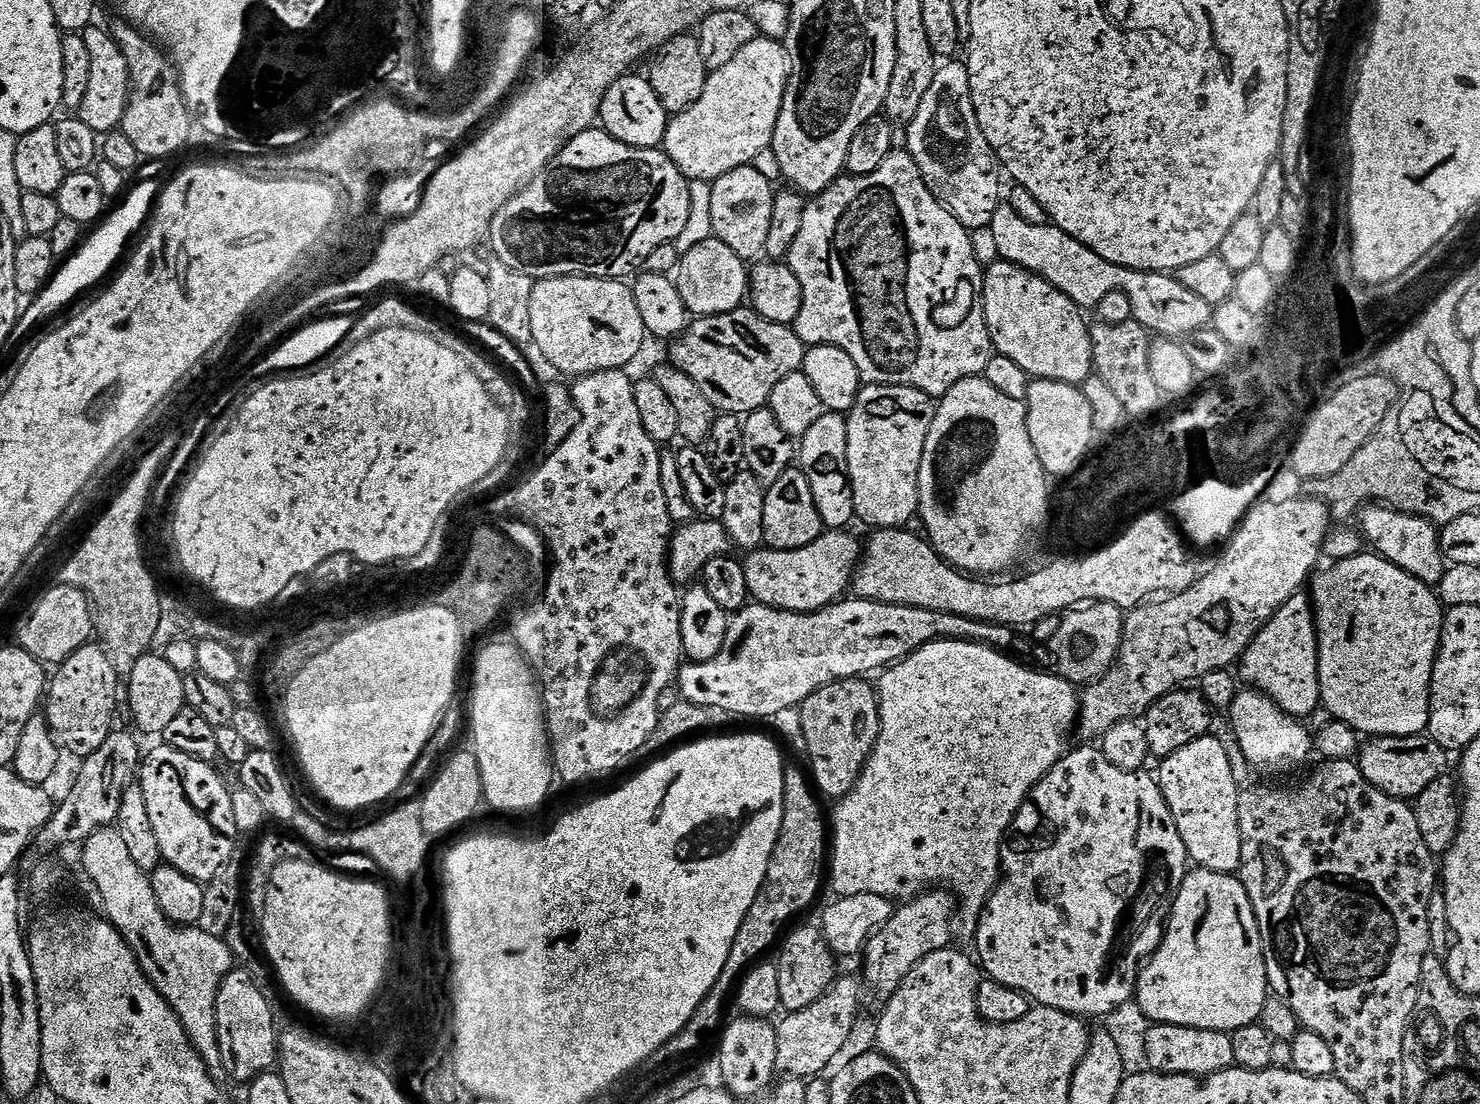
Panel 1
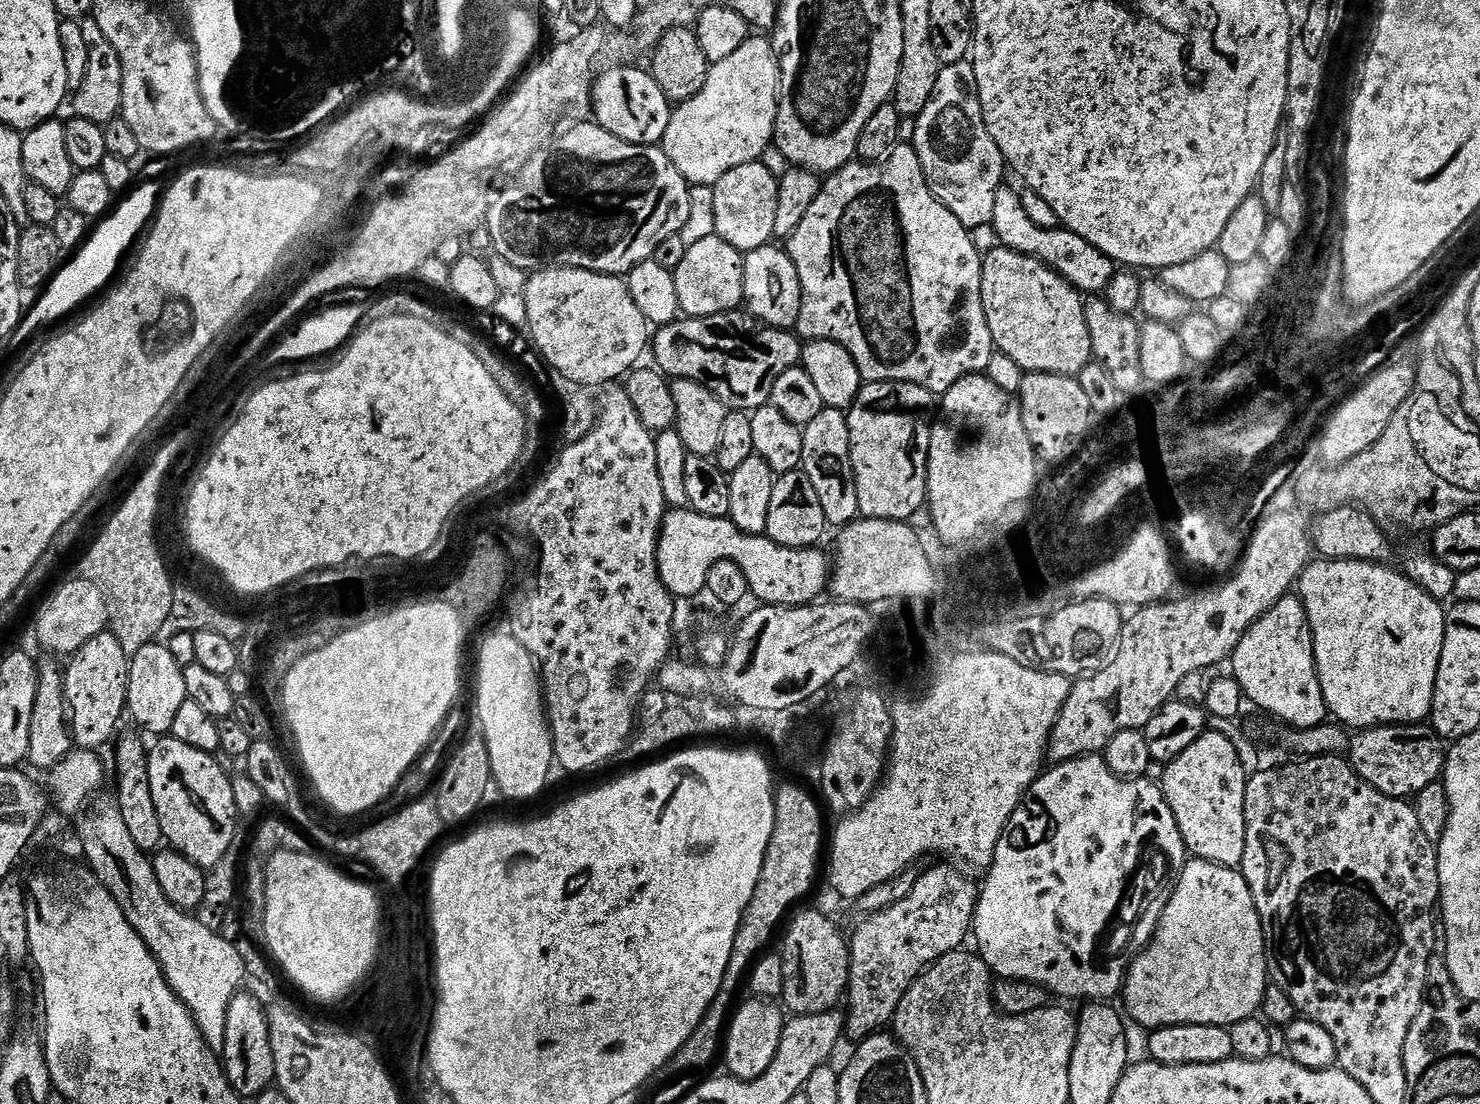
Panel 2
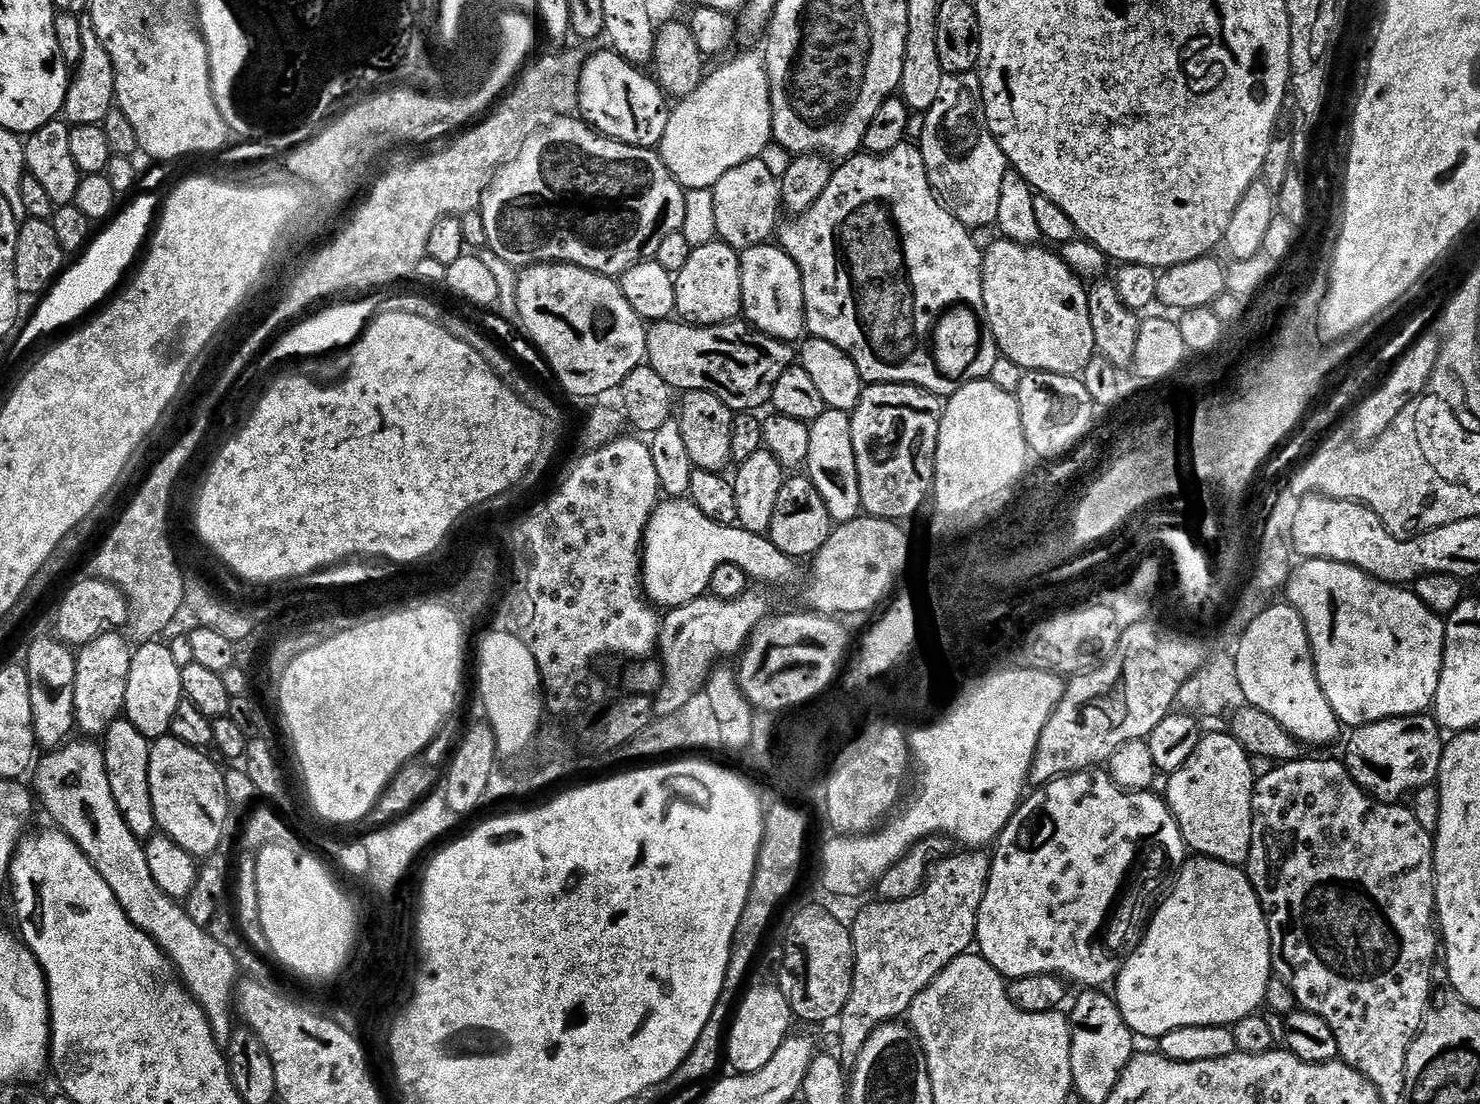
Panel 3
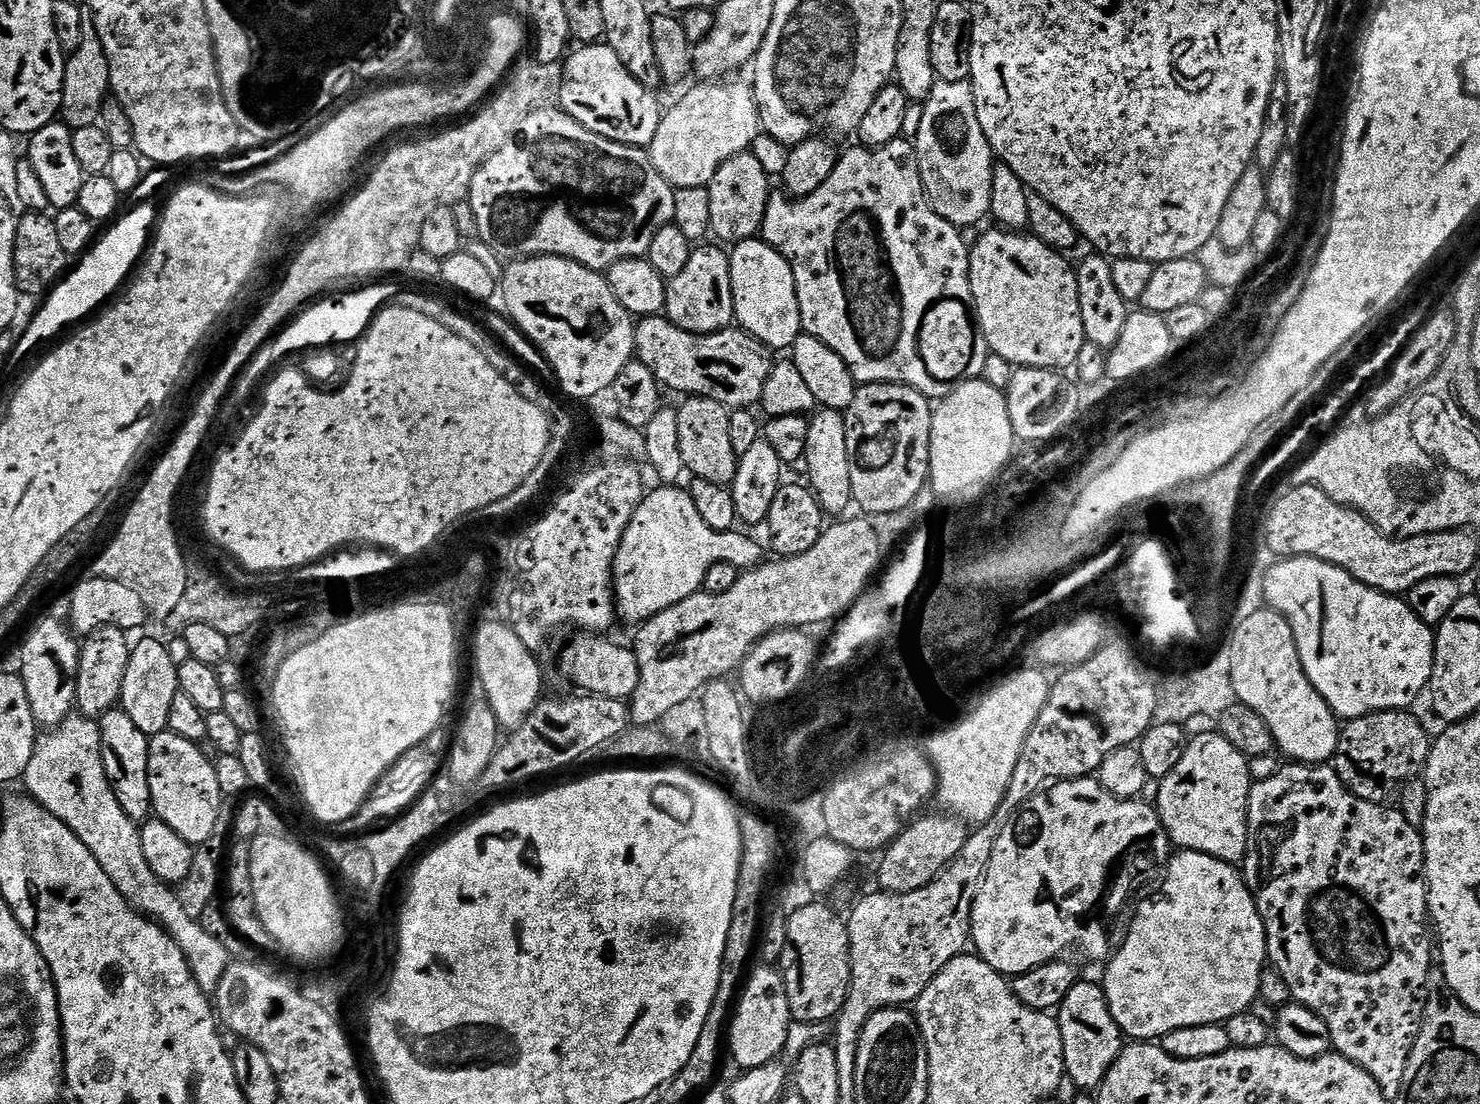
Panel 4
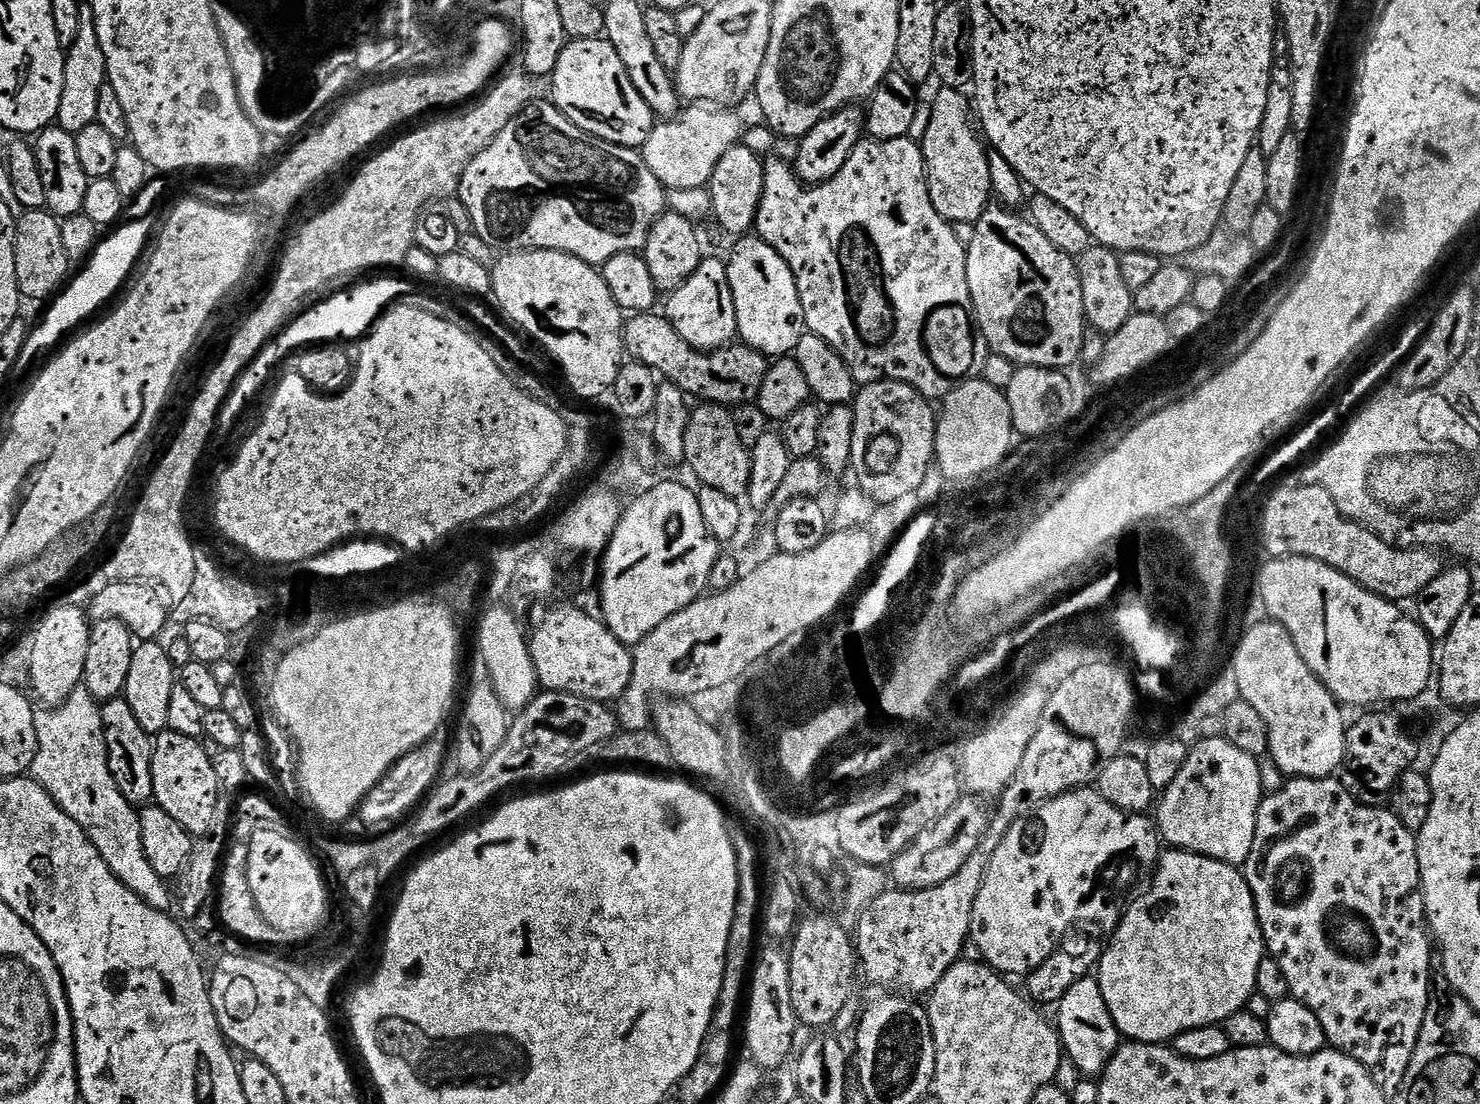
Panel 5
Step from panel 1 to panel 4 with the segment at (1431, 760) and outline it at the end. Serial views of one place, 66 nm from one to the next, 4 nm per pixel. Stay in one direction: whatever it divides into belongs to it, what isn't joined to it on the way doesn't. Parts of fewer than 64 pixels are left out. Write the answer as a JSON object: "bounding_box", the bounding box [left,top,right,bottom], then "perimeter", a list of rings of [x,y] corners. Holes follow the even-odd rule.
{"bounding_box":[1346,709,1432,804],"perimeter":[[[1403,709],[1376,712],[1373,715],[1362,716],[1347,723],[1346,738],[1349,758],[1366,767],[1367,774],[1362,774],[1351,780],[1349,788],[1356,797],[1375,804],[1388,804],[1396,788],[1420,775],[1427,769],[1432,749],[1430,738],[1421,722],[1413,713]]]}

